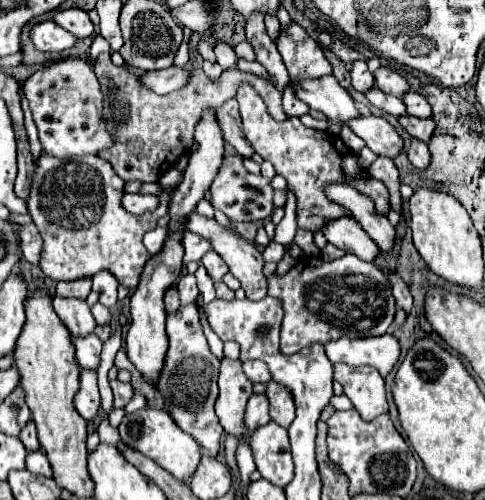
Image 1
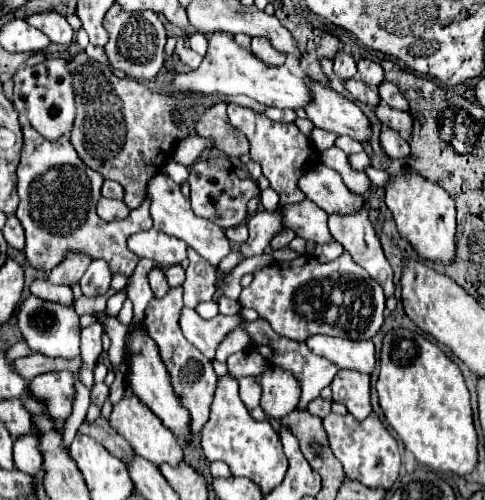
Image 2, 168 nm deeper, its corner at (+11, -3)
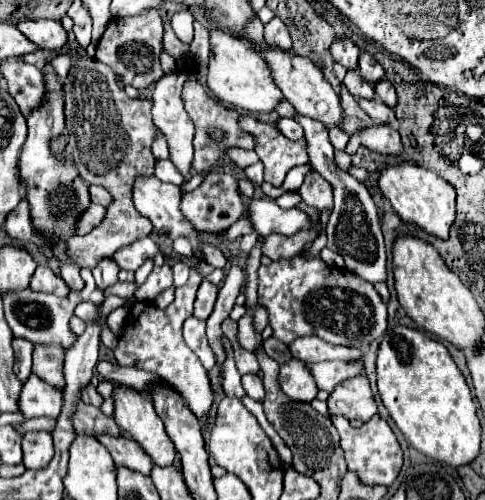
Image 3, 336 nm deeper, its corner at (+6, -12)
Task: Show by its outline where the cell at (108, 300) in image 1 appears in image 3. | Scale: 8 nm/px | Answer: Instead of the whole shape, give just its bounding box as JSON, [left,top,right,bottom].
[94,258,118,290]

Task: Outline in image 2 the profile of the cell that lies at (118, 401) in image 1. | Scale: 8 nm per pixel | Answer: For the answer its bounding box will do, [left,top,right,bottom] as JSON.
[91,383,109,407]

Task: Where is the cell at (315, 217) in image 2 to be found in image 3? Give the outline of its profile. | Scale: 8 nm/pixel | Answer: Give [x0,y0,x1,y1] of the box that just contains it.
[246,200,312,238]

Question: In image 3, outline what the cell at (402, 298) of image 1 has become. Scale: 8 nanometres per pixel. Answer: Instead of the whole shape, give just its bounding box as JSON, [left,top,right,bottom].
[294,114,386,282]

